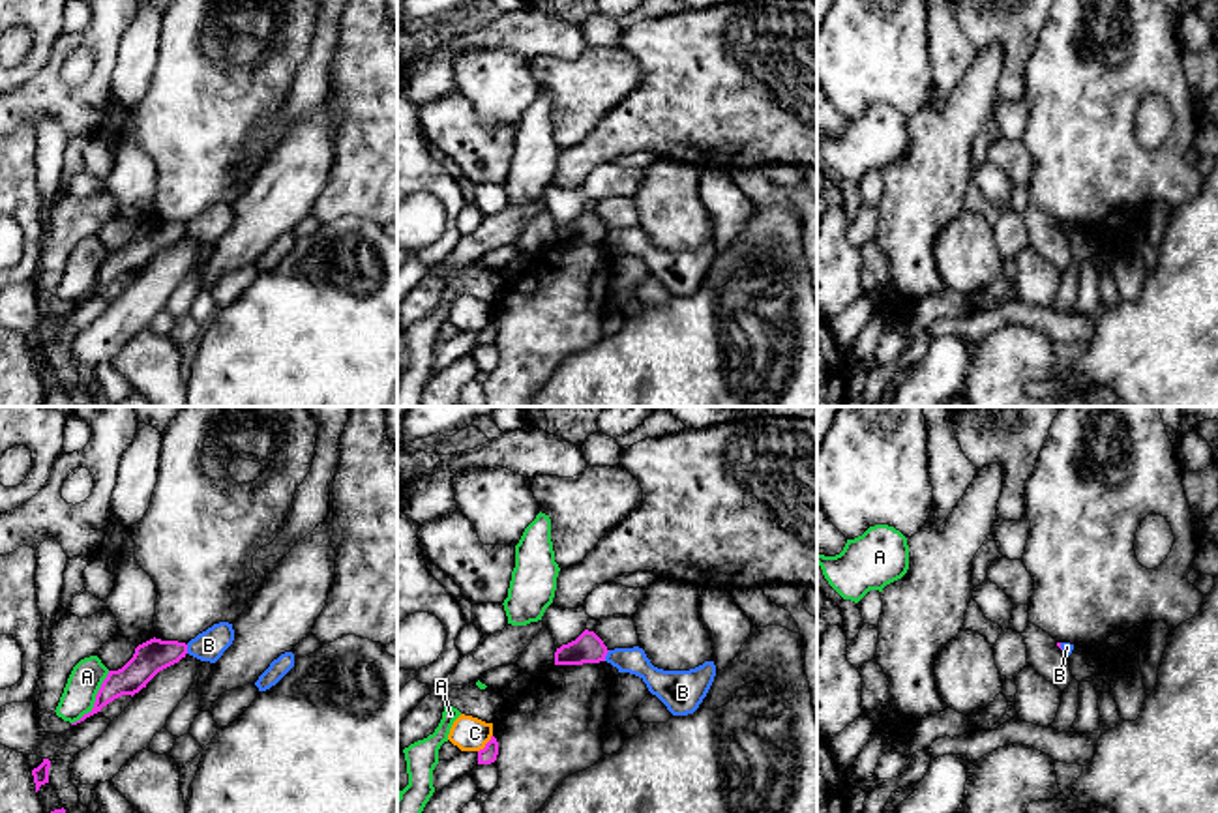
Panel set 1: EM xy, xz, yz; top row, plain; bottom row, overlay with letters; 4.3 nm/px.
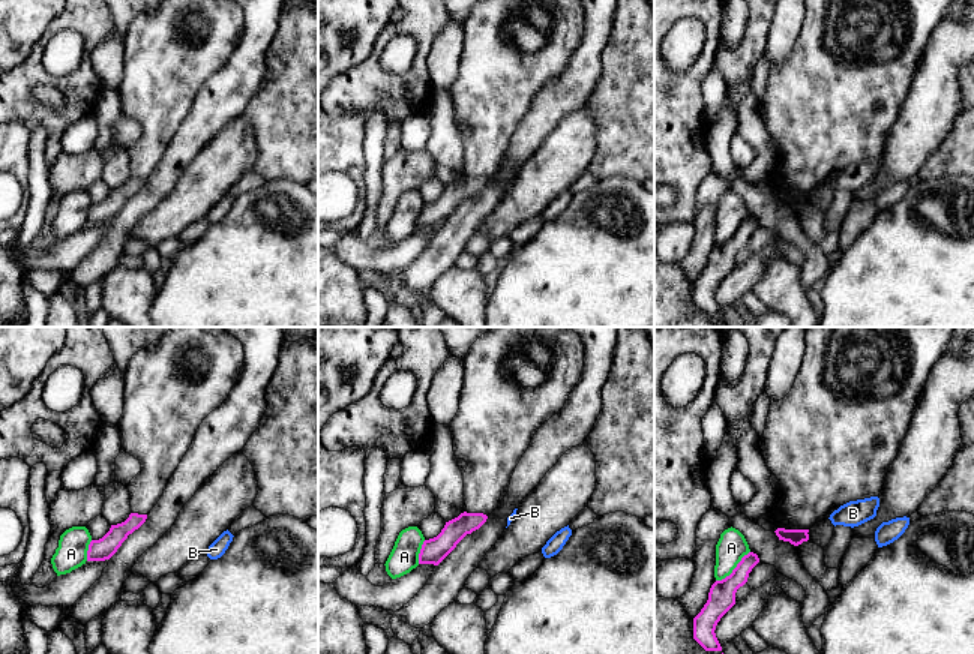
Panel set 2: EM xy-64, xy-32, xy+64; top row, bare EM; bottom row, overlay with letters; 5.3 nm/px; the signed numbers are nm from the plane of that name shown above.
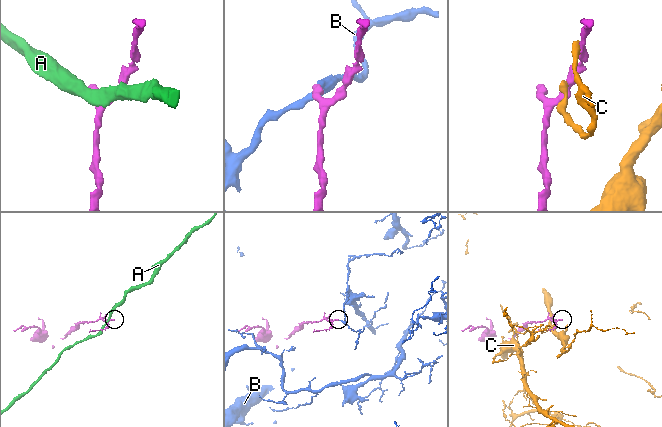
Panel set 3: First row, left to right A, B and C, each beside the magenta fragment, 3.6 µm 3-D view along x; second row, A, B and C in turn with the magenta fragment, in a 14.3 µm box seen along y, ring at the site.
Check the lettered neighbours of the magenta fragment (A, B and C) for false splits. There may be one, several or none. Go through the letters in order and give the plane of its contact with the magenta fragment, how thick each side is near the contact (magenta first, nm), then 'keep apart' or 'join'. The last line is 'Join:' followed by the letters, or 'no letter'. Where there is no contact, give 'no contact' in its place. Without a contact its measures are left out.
A: meets magenta in xy; 130 nm thick on the magenta side, 140 nm on the other; keep apart
B: meets magenta in xz; 130 nm thick on the magenta side, 110 nm on the other; keep apart
C: meets magenta in xz; 70 nm thick on the magenta side, 150 nm on the other; keep apart
Join: no letter

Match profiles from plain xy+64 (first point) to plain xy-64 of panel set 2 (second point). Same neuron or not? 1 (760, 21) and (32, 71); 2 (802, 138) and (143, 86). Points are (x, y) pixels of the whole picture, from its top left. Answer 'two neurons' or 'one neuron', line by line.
1: one neuron
2: one neuron

